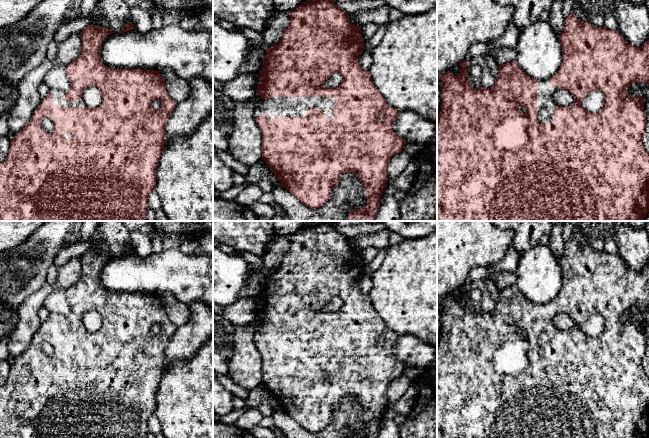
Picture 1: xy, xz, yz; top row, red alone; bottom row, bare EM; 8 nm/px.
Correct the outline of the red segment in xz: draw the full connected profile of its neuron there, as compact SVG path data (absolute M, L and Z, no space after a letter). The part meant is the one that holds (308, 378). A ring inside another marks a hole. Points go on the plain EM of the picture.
M331 221L303 226L296 233L290 234L289 239L290 246L284 254L280 266L271 272L266 272L266 278L262 285L263 290L259 296L260 303L256 316L262 323L262 329L255 332L254 342L262 354L262 383L267 387L271 396L279 403L281 410L292 417L301 427L312 433L323 430L331 422L332 414L340 406L343 398L354 397L366 413L368 425L365 431L353 433L348 438L377 438L380 423L388 405L387 389L394 379L403 374L405 369L405 365L393 356L399 335L386 328L384 321L374 309L369 295L363 294L358 287L358 280L364 274L364 263L361 259L360 251L350 246L349 238L338 232ZM333 297L338 297L343 301L342 307L338 311L325 312L323 310L325 304Z

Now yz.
M570 237L567 241L565 241L565 249L563 251L563 255L559 259L559 262L562 270L562 286L560 292L555 299L544 304L537 304L529 301L519 291L516 284L505 287L502 290L498 290L498 300L495 303L495 308L491 312L480 311L476 314L472 311L467 304L468 289L466 284L460 286L460 297L458 300L455 300L450 295L440 300L442 328L440 330L440 337L437 339L437 438L647 438L649 436L649 377L643 369L643 359L647 348L646 337L643 332L645 322L630 321L627 317L628 311L638 305L642 305L645 309L649 309L649 264L647 264L641 271L632 270L625 264L619 254L611 255L605 250L597 252L589 246L582 246L578 244L574 237ZM557 313L565 313L569 315L573 319L575 326L567 331L558 329L553 321ZM595 314L601 315L604 318L605 323L601 334L597 337L591 337L583 331L581 325L589 317Z

